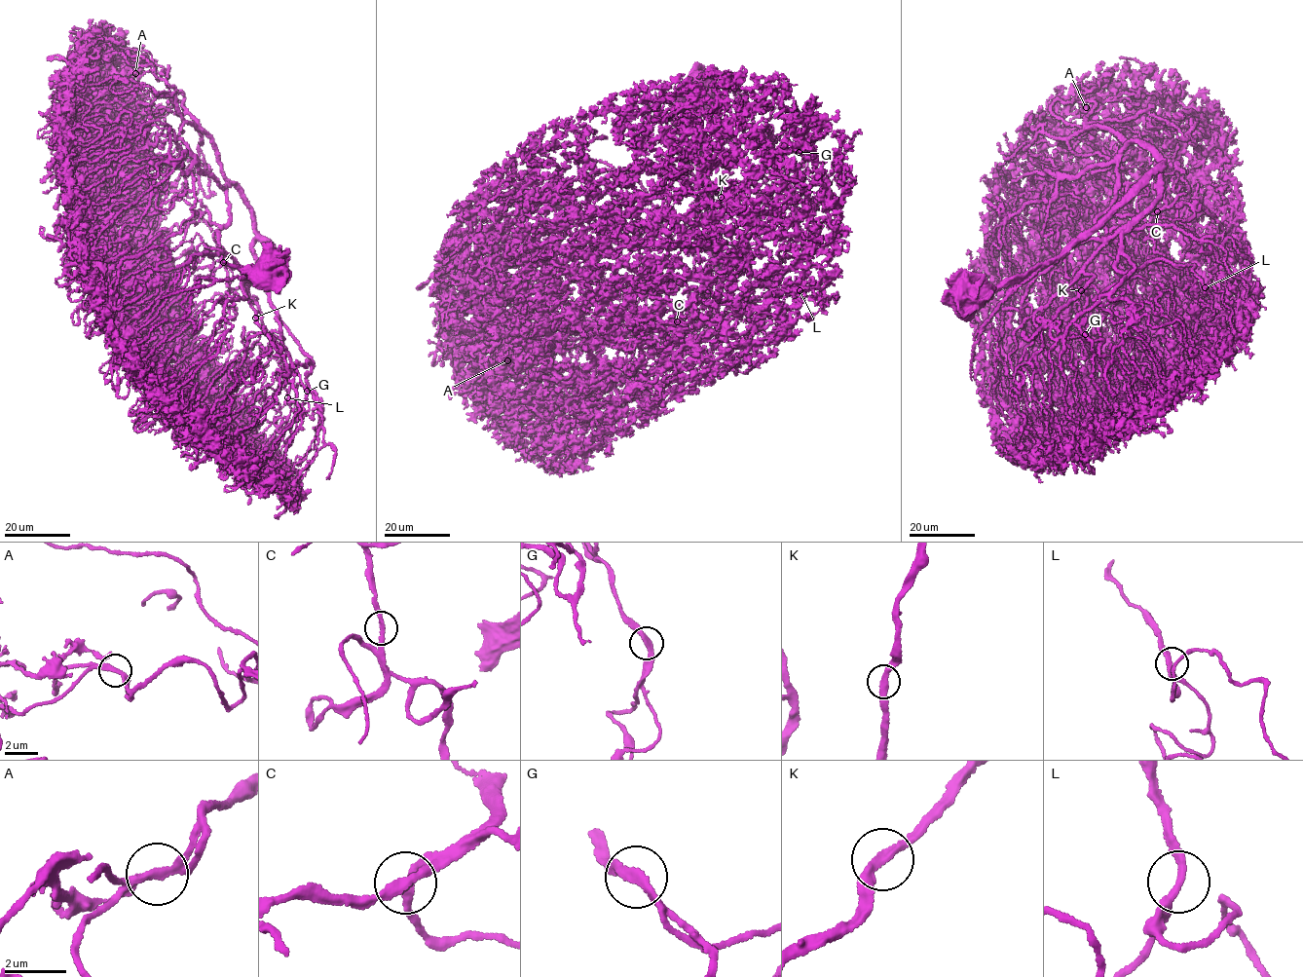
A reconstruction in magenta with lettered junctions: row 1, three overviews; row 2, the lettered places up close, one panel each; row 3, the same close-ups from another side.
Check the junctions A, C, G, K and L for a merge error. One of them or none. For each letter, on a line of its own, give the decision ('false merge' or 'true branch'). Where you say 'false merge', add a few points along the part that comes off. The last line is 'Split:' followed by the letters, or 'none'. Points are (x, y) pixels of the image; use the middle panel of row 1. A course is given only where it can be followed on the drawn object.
A: true branch
C: true branch
G: true branch
K: true branch
L: true branch
Split: none

